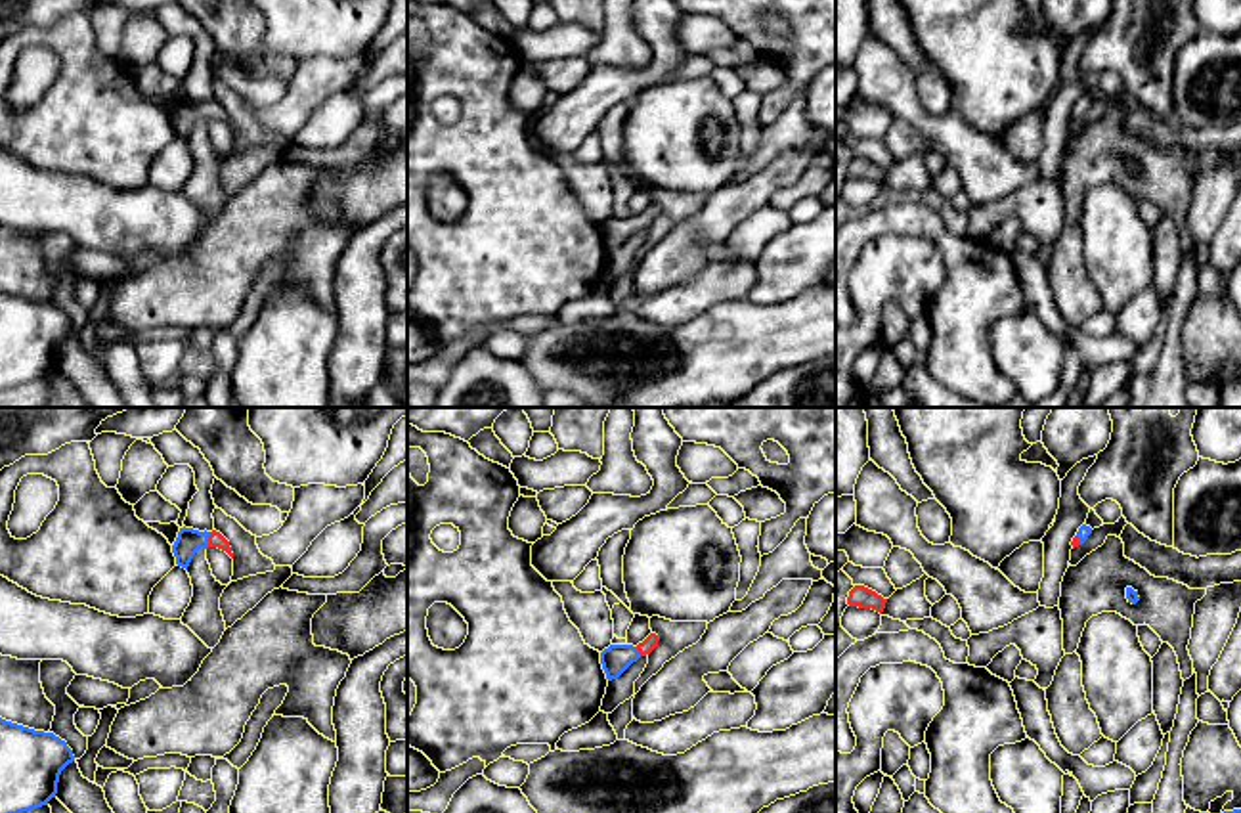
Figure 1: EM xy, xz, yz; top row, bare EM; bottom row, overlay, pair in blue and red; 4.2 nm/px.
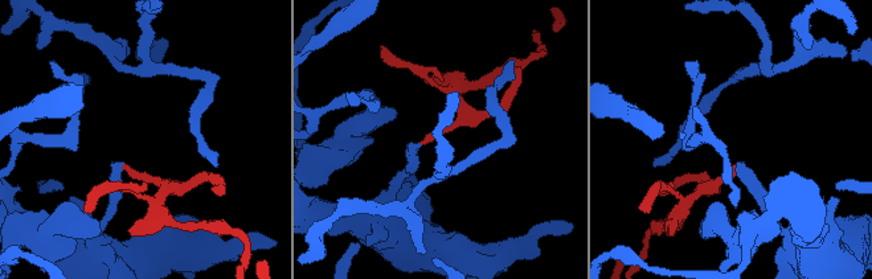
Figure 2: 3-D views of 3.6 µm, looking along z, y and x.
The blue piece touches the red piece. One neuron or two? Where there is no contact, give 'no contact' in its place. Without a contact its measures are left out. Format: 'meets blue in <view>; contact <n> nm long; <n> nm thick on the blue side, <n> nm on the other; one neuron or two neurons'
meets blue in xy; contact 70 nm long; 110 nm thick on the blue side, 60 nm on the other; one neuron

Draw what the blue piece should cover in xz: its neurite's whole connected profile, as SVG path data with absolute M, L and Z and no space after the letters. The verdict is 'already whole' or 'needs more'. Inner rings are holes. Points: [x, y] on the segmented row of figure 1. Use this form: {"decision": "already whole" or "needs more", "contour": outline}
{"decision": "needs more", "contour": "M650 633L637 647L633 645L610 645L600 652L600 664L606 673L606 679L618 679L633 662L641 656L650 654L658 647L658 635Z"}

